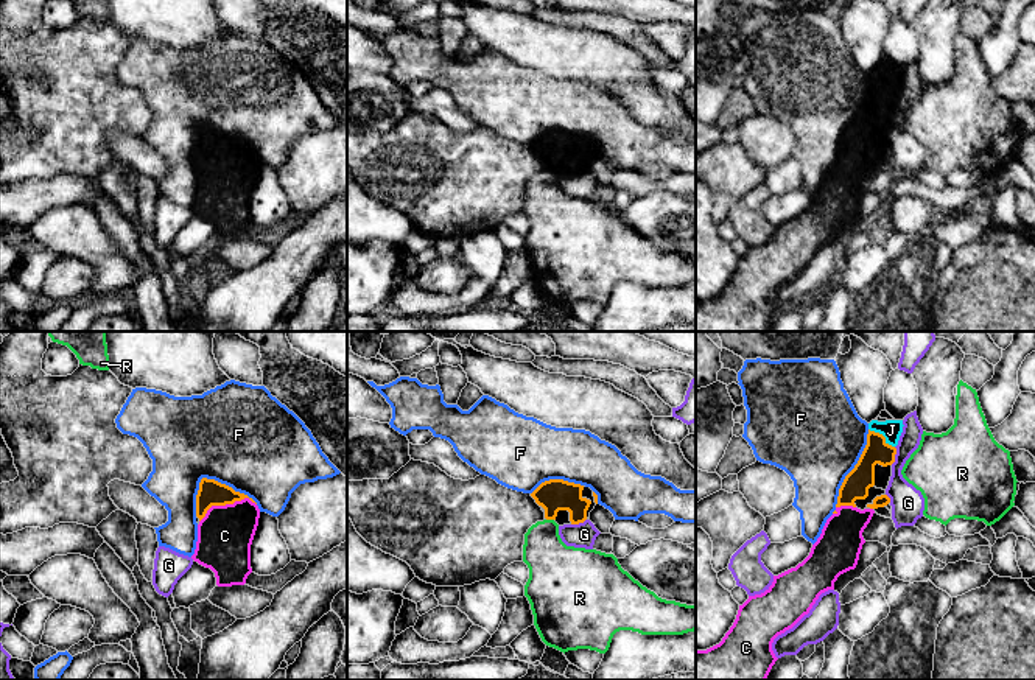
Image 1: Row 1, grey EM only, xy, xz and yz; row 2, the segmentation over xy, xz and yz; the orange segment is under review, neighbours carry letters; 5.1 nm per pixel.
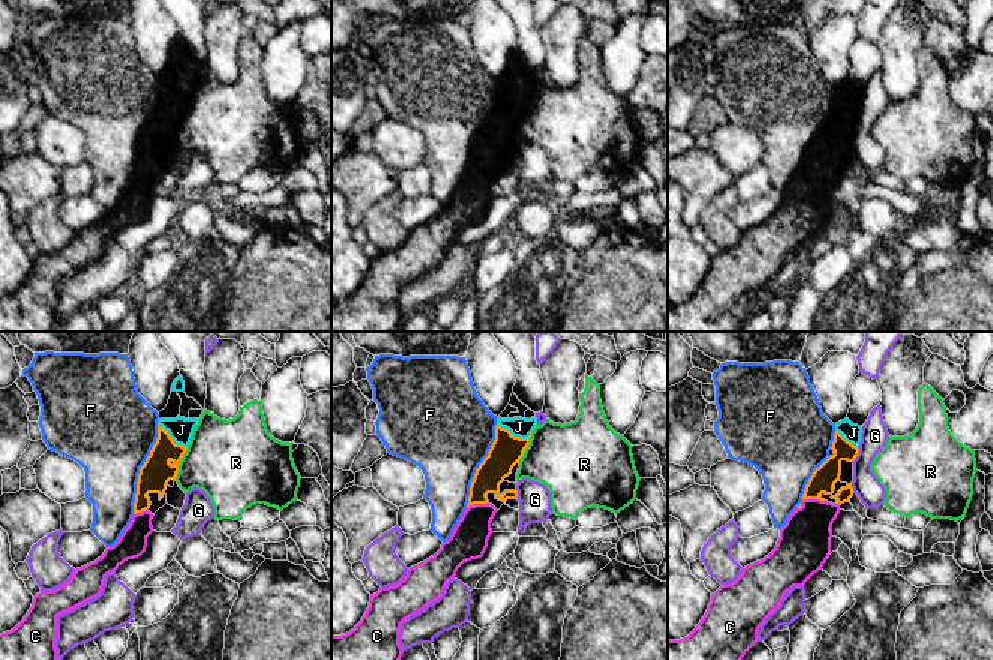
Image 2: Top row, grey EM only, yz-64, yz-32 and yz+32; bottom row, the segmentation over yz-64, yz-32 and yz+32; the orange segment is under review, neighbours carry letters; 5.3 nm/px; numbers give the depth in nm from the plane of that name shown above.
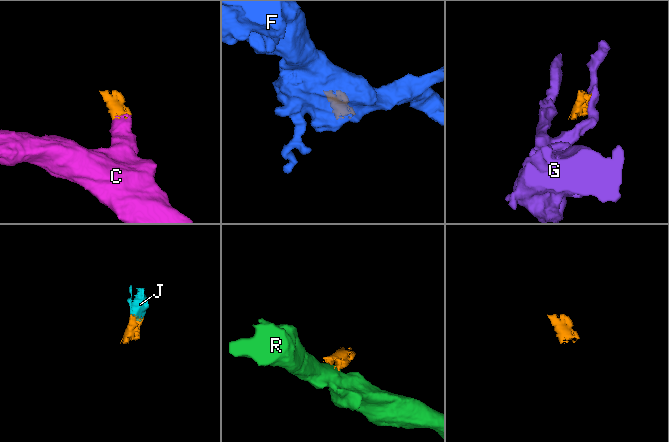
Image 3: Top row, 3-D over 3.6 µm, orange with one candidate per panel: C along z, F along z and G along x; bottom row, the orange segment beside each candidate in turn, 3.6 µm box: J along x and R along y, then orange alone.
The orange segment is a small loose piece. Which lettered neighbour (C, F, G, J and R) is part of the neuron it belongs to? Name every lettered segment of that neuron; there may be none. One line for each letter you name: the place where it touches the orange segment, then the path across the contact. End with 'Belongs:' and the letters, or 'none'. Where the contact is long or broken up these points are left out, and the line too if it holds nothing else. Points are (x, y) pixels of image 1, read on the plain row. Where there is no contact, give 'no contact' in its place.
C: meets orange in xy at (226, 154); runs through xy (210, 143), (226, 154), (224, 187)
J: meets orange in yz at (883, 87); runs through yz (861, 129), (883, 87), (891, 81)
Belongs: C, J

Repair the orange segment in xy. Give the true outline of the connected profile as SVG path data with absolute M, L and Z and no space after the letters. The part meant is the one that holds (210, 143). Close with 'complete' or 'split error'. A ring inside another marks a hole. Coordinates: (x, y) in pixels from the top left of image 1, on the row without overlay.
M202 129L196 146L198 193L191 210L215 224L218 238L244 237L251 219L251 196L260 160L244 145Z; split error

